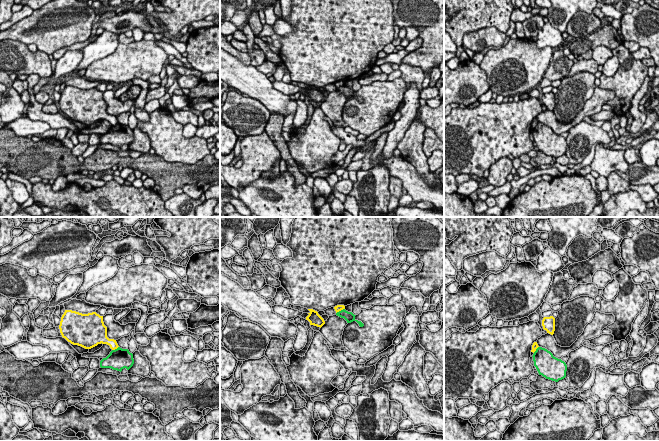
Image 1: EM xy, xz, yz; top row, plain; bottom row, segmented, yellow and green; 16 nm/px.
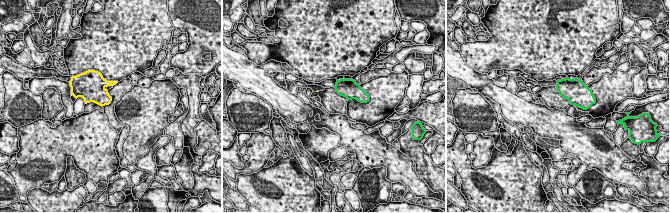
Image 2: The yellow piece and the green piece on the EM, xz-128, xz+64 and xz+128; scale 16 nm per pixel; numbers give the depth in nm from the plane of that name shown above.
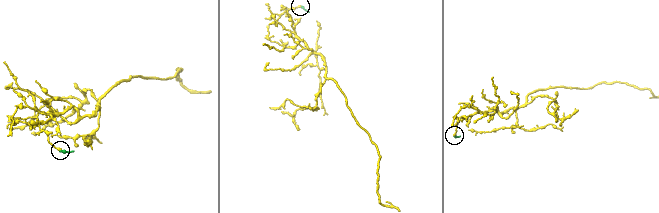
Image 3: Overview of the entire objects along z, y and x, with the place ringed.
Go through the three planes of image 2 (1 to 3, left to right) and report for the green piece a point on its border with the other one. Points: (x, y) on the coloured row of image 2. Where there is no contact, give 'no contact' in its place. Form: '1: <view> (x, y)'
1: no contact
2: no contact
3: no contact

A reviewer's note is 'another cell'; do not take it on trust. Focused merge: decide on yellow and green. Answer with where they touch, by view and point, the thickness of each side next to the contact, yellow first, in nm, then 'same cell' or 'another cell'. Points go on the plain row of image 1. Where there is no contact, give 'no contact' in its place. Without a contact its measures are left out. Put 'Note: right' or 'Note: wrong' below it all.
contact xy (115, 124); calibres 140 and 340 nm; another cell
Note: right

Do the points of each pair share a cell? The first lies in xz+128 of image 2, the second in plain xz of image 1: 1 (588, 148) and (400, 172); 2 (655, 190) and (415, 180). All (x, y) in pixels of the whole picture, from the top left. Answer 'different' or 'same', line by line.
1: same
2: different

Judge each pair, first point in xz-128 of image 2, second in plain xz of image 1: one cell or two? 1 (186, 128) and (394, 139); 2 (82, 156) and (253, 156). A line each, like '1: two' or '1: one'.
1: two
2: one

